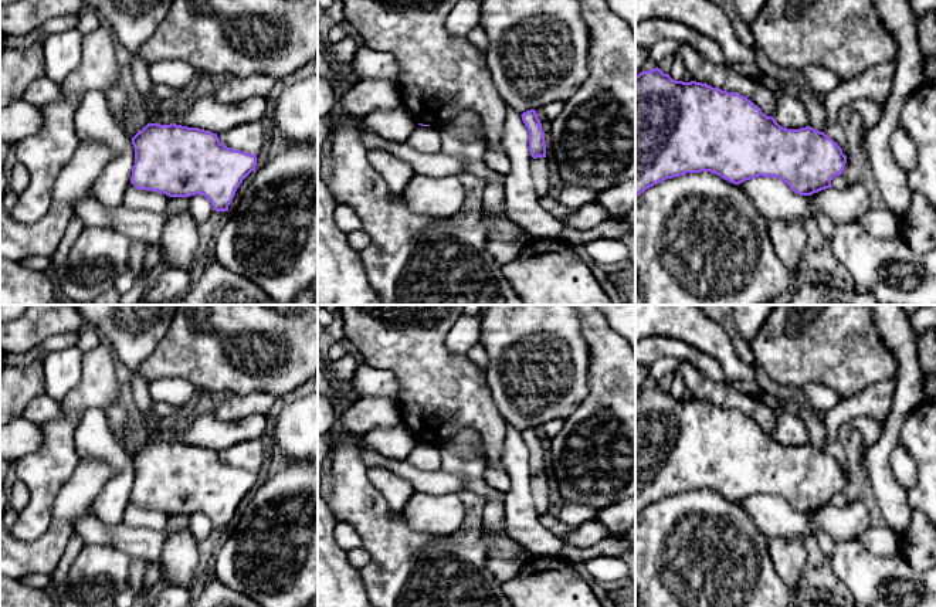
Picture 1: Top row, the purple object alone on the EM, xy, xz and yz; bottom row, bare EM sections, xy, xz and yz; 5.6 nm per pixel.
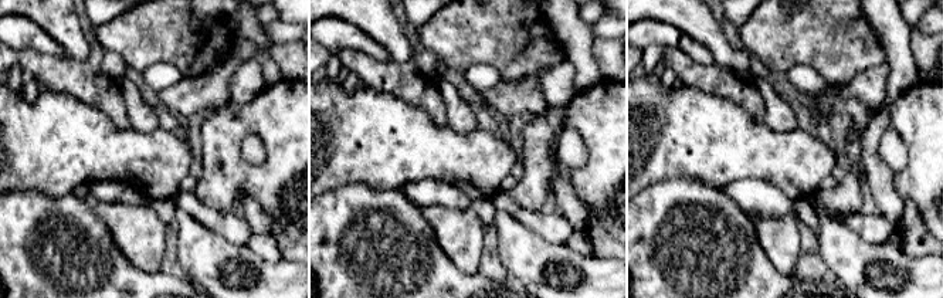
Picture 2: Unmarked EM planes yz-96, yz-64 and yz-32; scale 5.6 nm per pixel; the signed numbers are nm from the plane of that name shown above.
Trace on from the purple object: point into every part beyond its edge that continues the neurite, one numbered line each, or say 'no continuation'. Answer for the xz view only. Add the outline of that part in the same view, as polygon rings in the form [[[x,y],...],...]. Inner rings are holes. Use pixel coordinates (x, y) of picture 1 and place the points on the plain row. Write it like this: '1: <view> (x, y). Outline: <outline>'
no continuation

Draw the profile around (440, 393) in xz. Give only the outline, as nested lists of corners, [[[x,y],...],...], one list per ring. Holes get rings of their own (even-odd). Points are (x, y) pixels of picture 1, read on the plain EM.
[[[339,305],[347,345],[353,346],[366,364],[391,370],[400,383],[396,396],[401,421],[418,441],[444,445],[457,431],[474,430],[479,438],[486,464],[503,469],[502,445],[506,423],[498,411],[485,374],[467,357],[458,357],[445,345],[447,335],[464,315],[465,305]]]

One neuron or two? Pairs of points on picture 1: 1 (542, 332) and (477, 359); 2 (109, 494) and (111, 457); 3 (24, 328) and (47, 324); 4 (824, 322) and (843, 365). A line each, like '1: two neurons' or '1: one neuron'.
1: two neurons
2: one neuron
3: one neuron
4: one neuron

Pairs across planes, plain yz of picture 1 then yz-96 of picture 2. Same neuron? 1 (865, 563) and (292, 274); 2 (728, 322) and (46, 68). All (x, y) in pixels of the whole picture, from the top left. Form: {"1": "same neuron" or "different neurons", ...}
{"1": "same neuron", "2": "same neuron"}

